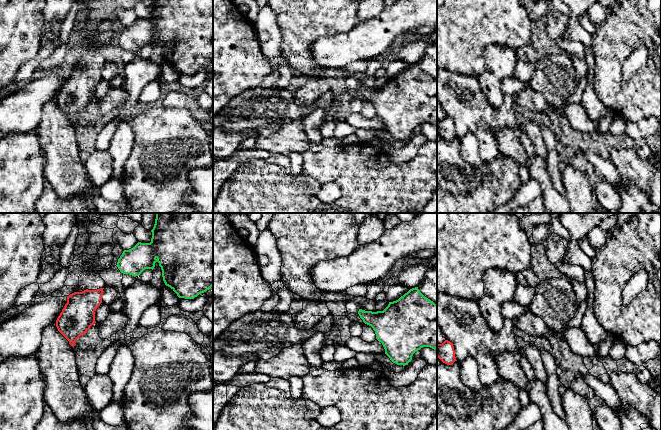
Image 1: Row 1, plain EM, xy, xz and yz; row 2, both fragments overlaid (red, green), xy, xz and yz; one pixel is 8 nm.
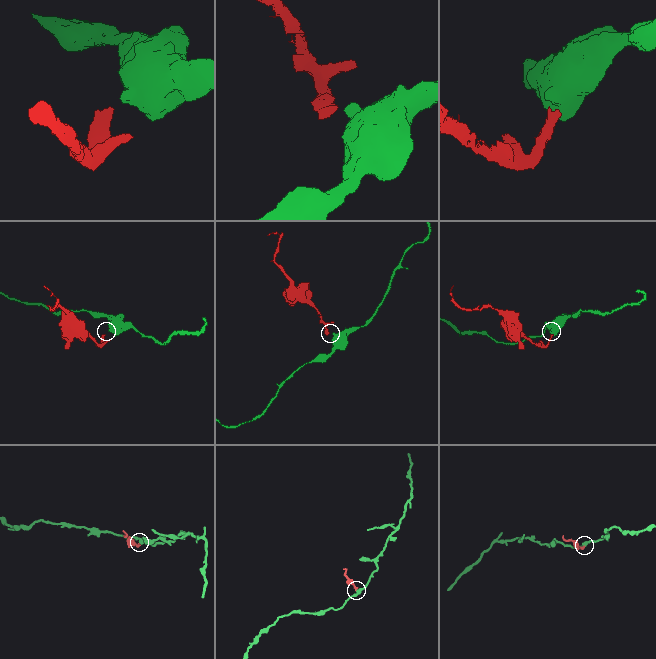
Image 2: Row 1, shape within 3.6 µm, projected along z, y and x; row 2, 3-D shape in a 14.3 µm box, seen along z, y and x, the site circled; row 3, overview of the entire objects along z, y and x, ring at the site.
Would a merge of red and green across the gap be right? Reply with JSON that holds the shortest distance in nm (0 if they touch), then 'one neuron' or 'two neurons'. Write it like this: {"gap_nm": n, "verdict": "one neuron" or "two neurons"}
{"gap_nm": 190, "verdict": "two neurons"}

